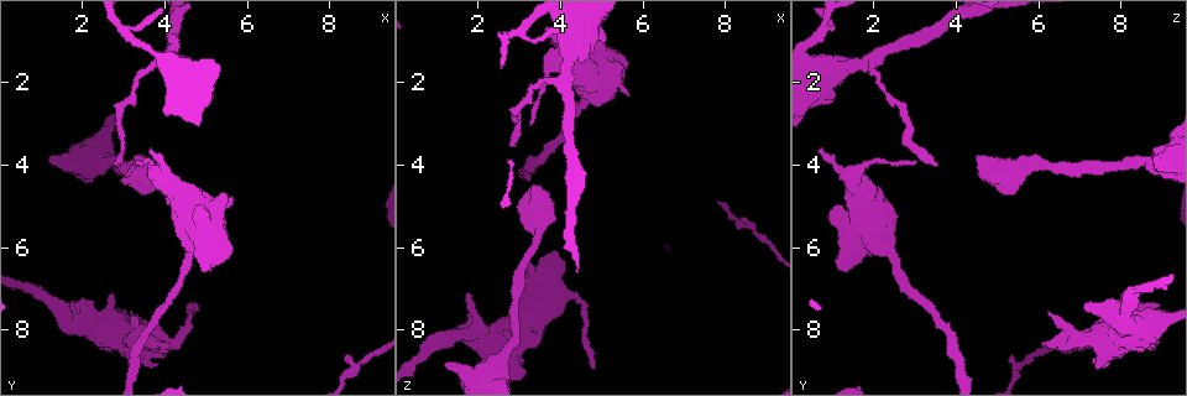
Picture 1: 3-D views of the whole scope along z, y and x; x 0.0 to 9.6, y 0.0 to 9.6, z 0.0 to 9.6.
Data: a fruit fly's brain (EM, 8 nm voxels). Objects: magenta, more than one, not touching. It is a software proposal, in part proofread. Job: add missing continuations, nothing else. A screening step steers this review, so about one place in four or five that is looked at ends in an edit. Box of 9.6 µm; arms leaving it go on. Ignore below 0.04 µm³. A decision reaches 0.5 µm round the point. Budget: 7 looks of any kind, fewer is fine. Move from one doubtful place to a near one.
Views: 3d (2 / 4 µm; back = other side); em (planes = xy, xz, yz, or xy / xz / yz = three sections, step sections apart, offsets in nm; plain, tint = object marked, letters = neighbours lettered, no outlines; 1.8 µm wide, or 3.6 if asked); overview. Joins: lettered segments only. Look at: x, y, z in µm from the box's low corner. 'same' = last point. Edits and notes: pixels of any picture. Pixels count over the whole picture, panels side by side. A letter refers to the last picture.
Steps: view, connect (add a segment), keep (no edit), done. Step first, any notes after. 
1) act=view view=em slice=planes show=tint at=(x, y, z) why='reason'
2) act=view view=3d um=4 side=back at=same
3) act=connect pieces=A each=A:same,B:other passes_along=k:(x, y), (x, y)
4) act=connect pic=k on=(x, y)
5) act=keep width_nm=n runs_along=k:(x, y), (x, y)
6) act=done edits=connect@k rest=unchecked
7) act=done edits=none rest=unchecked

act=view view=3d um=4 at=(2.95, 4.05, 3.60) why='tapers out'

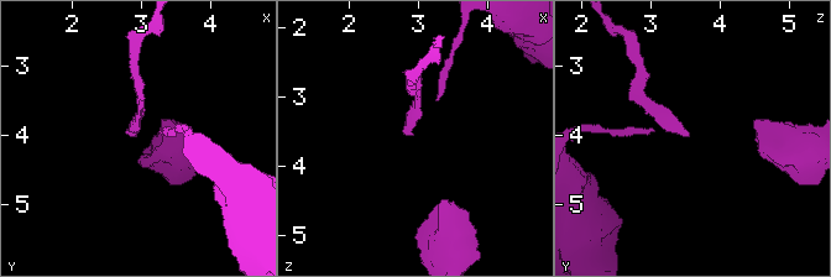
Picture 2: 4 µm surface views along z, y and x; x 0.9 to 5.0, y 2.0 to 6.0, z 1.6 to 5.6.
act=view view=em slice=xz step=16 show=letters at=(2.90, 4.05, 3.60) why='now the EM'

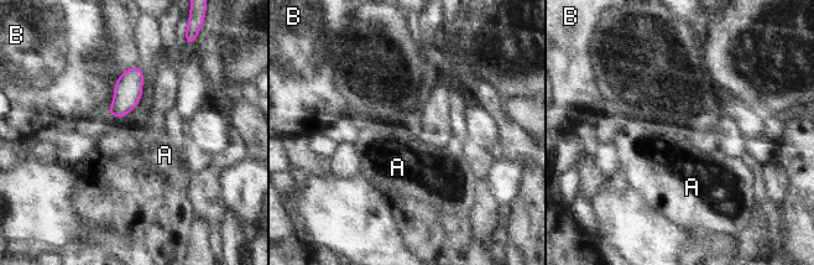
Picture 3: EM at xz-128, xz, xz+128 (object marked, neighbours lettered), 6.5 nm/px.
act=keep each=A:other,B:other border=3:(114, 89), (114, 99), (108, 115) found='none of them fits'

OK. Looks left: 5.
act=view view=em slice=yz step=4 show=tint at=(5.10, 2.50, 1.00) why='free end'

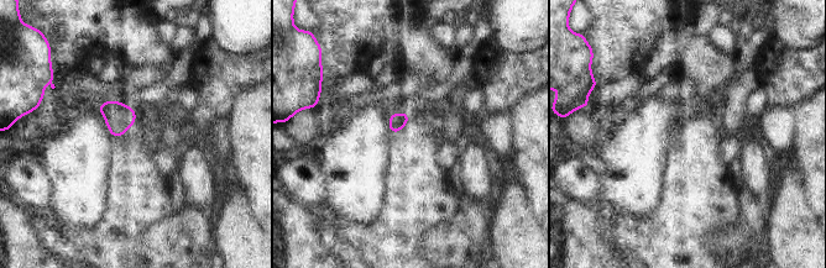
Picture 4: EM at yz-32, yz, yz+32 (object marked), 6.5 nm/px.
act=view view=em slice=planes show=letters at=same why='another direction'

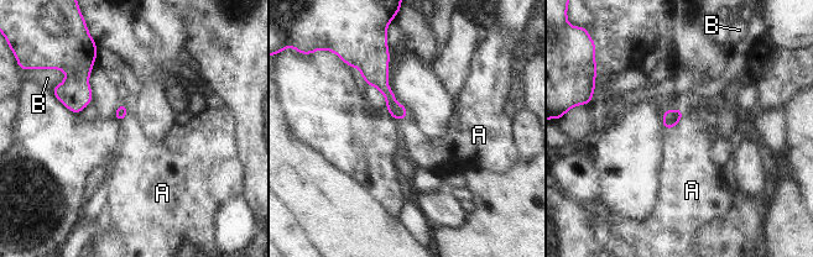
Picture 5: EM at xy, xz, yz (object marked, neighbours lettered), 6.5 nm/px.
act=connect pieces=A each=A:same,B:other passes_along=5:(670, 119), (678, 122), (687, 152) found='it goes on there'

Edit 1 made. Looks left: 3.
act=view view=3d um=2 at=(3.65, 3.65, 0.65) why='thin end'

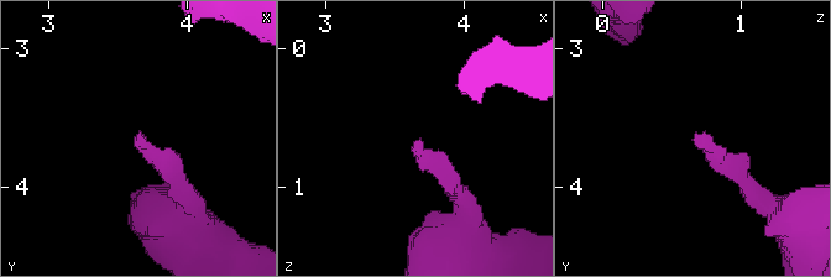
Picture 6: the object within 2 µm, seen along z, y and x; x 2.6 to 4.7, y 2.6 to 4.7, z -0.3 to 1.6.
act=view view=em um=3.6 slice=planes show=letters at=(3.66, 3.62, 0.64) why='need the tissue'

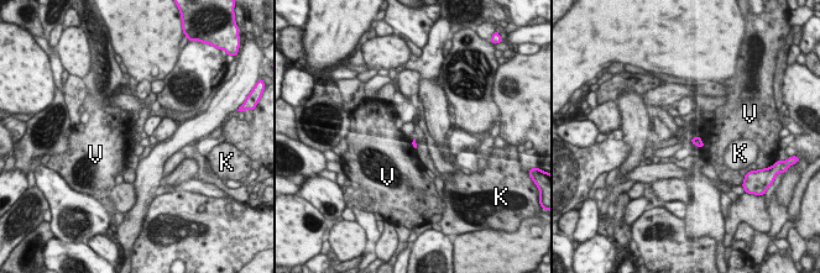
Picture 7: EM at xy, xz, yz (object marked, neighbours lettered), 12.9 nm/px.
act=keep longest_contact=V:200nm each=K:other,V:other border=7:(698, 135), (704, 145), (701, 148) found='none of them fits'

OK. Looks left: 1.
act=done edits=connect@5 rest=unchecked

